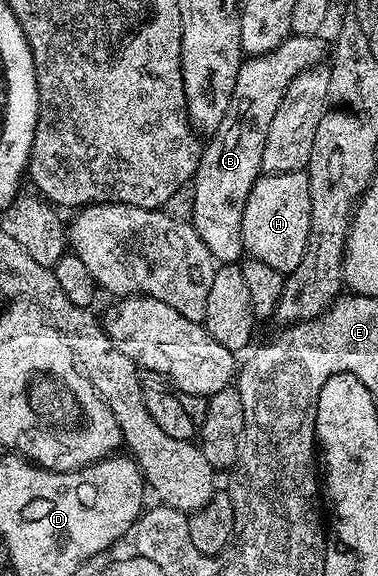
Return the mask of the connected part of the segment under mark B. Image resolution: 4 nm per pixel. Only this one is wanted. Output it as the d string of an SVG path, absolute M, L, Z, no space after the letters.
M289 35L274 51L261 57L241 60L236 86L222 123L211 134L212 141L203 146L196 175L190 184L194 191L194 211L190 223L198 231L198 239L206 243L206 251L217 263L236 263L245 256L242 239L242 215L252 183L261 176L262 119L272 118L280 106L284 92L303 69L315 66L324 53L319 36Z

